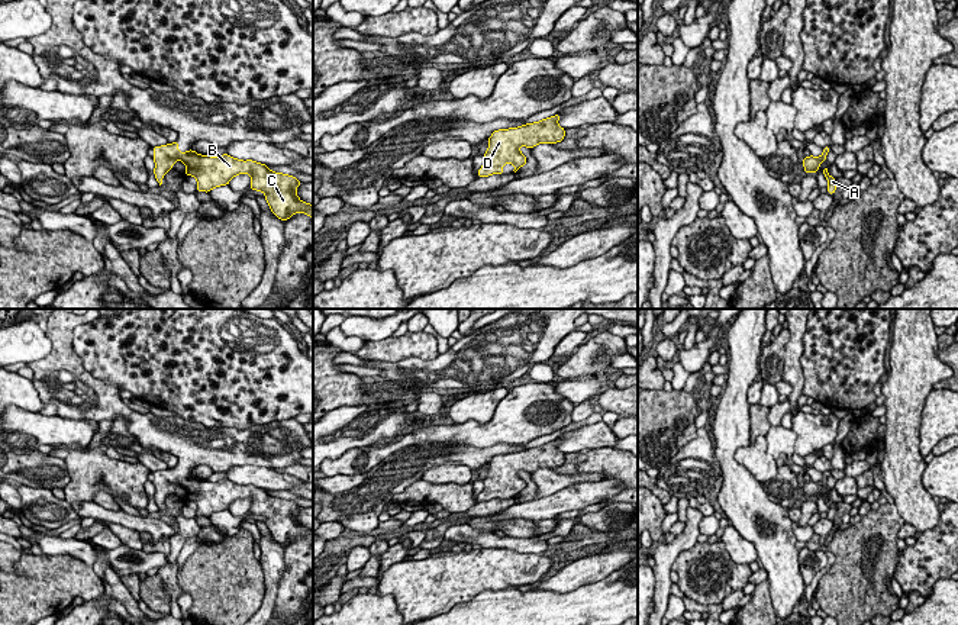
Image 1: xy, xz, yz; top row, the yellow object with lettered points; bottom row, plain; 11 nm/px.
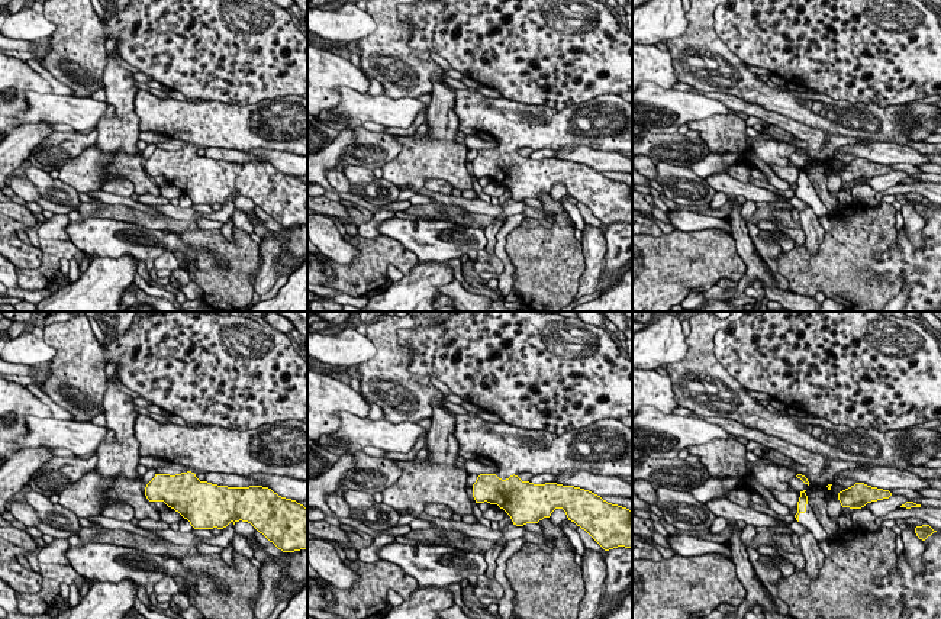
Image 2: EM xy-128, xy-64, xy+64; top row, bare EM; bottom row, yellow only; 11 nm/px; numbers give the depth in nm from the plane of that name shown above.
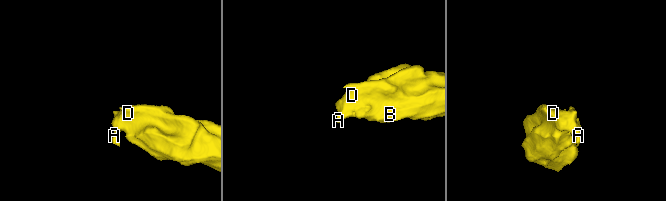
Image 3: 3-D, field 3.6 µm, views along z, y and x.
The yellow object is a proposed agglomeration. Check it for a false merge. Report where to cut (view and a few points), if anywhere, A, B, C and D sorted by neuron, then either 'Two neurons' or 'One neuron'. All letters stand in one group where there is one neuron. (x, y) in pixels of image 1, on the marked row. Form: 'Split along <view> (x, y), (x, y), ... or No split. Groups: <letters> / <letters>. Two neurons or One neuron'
No split. Groups: A B C D. One neuron

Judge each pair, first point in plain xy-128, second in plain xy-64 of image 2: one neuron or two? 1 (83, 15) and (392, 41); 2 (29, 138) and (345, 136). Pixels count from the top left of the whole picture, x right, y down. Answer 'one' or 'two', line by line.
1: one
2: one

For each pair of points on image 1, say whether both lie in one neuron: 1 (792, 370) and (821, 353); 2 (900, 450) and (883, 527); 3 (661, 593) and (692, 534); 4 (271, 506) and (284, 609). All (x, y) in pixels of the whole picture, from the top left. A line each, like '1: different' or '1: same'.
1: different
2: different
3: same
4: different

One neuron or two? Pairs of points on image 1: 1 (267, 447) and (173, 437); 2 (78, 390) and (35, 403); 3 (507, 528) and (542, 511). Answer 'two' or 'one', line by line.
1: one
2: two
3: two

